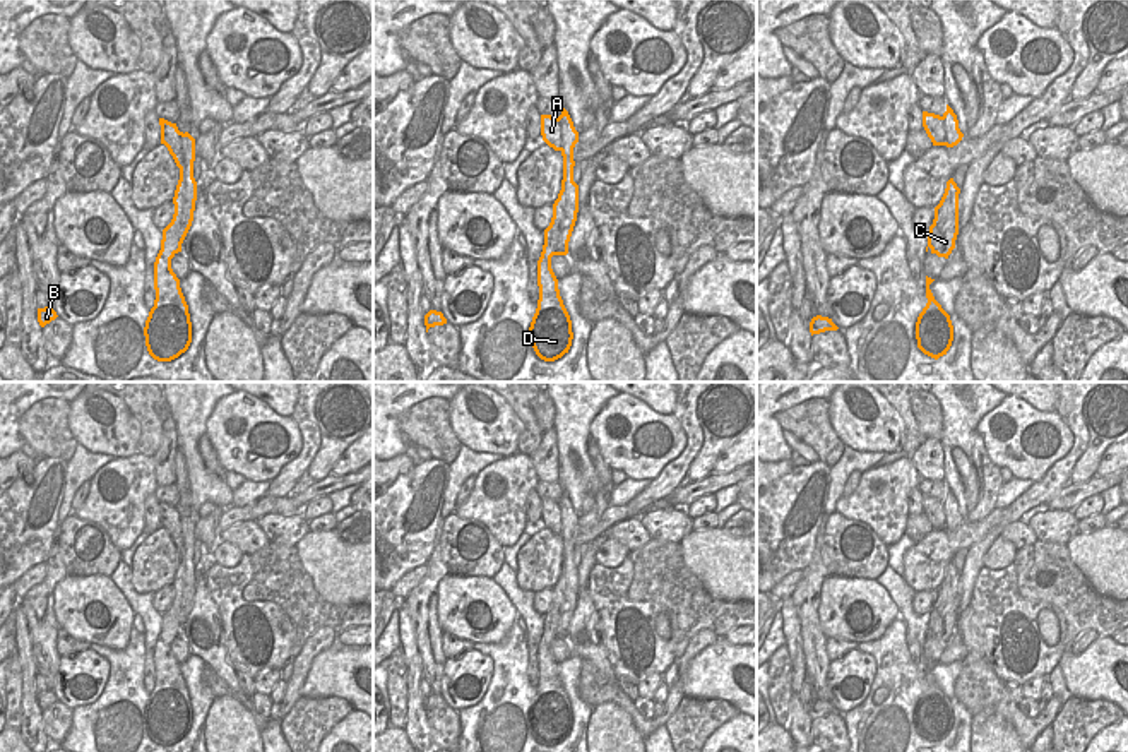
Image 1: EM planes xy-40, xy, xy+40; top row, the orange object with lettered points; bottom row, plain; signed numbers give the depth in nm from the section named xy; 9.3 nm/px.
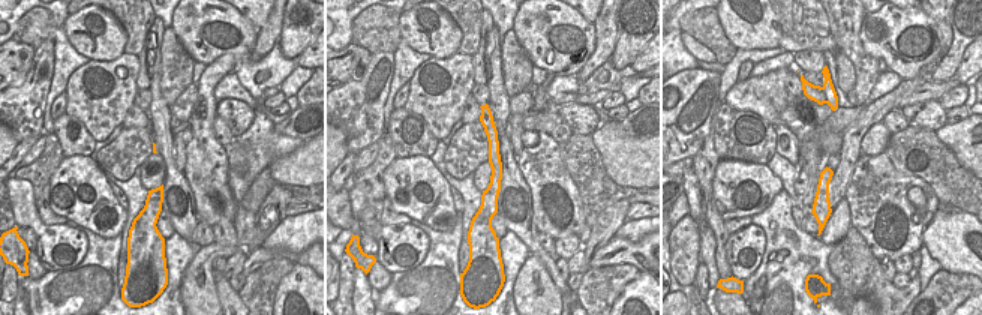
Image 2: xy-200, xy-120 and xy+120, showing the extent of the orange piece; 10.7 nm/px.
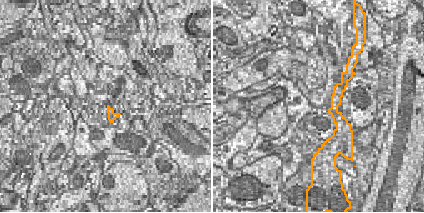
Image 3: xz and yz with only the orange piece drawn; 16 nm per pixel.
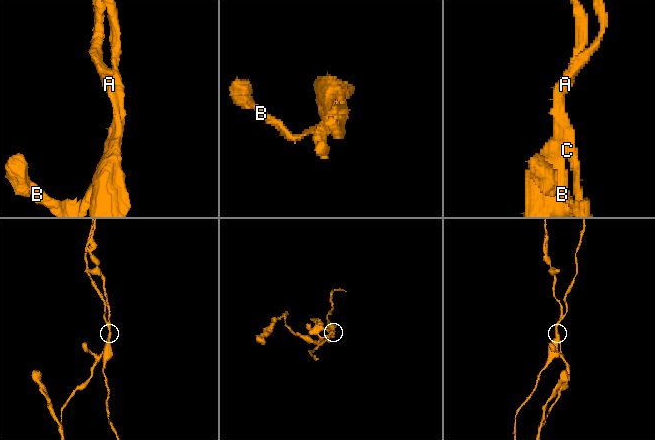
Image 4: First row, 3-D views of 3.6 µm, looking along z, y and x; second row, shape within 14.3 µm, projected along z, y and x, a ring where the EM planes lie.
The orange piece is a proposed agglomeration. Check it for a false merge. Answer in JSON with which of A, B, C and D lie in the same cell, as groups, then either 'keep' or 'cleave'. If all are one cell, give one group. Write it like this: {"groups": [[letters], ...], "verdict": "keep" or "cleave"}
{"groups": [["A", "D"], ["B", "C"]], "verdict": "cleave"}

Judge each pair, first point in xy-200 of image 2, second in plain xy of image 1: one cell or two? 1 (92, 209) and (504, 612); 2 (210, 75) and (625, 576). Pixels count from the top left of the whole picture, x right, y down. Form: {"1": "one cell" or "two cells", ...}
{"1": "one cell", "2": "one cell"}

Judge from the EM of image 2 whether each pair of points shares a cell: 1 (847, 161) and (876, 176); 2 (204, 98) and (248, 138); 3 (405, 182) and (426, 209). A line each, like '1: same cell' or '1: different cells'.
1: different cells
2: different cells
3: same cell

